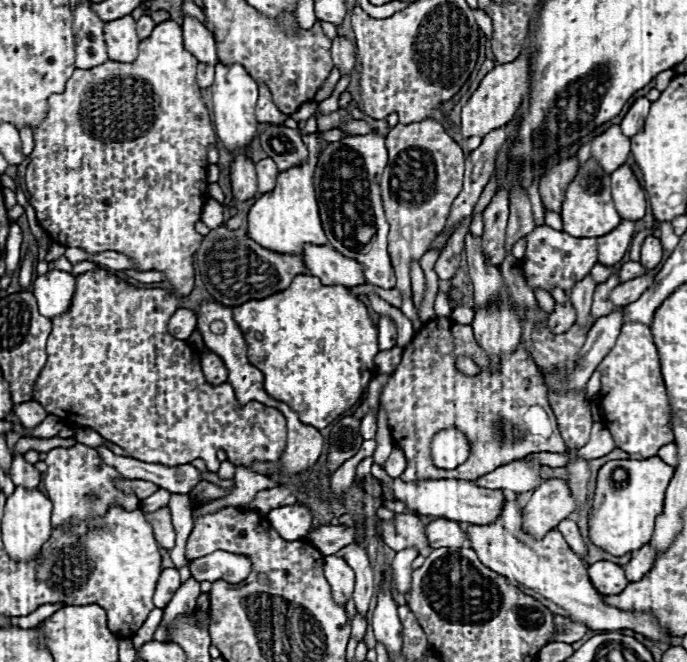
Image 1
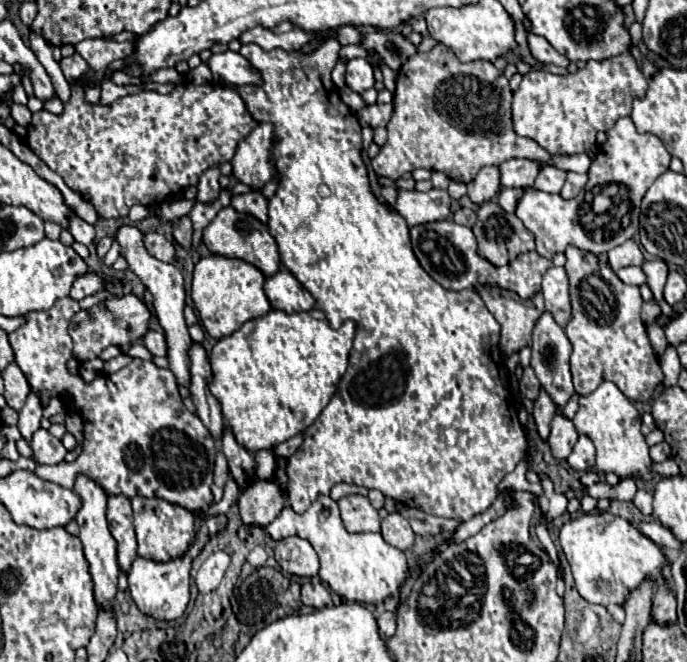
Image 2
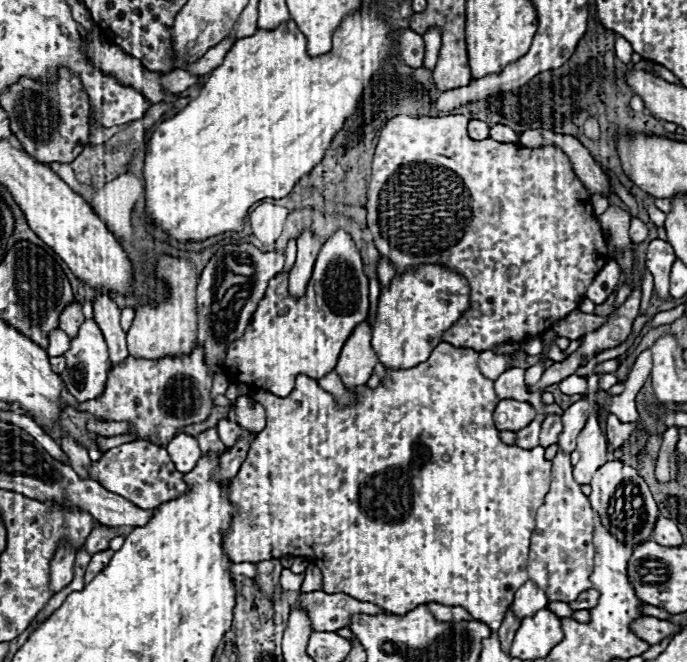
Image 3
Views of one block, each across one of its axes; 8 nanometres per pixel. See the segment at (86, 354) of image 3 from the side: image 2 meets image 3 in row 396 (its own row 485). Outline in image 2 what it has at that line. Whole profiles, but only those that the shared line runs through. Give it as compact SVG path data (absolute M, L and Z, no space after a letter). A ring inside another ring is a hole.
M78 476L76 484L74 484L76 494L82 498L82 508L76 514L76 522L80 526L80 540L84 546L84 556L88 560L90 566L90 576L94 582L94 598L96 604L102 610L110 610L110 602L114 600L116 592L118 592L118 562L116 562L116 542L108 530L108 522L106 522L106 492L90 482L90 478L86 476Z

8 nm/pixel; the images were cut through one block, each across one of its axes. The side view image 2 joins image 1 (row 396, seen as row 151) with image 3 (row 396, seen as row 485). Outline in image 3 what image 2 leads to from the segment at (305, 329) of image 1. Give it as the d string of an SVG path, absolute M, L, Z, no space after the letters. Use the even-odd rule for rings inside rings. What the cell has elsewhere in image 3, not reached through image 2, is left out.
M440 342L430 358L408 370L386 368L386 376L378 388L356 386L346 388L348 394L356 396L356 404L340 406L332 394L324 392L318 386L318 380L298 374L296 388L290 396L278 398L266 390L256 390L250 396L266 408L268 424L256 436L250 446L248 458L244 460L240 472L230 482L230 500L238 506L230 530L226 532L224 550L232 562L262 562L282 556L304 556L308 562L314 562L322 572L322 590L328 594L344 592L360 602L372 602L390 614L406 614L418 604L438 602L446 606L464 606L474 620L488 624L494 632L500 628L506 608L510 606L514 592L528 580L526 560L530 548L530 534L534 530L534 516L538 506L544 502L544 496L552 482L552 462L545 458L545 448L536 446L530 450L508 446L500 440L500 432L494 426L492 412L498 404L494 392L494 382L482 376L478 368L478 352L472 348L454 348L448 342ZM394 468L402 480L394 480Z

